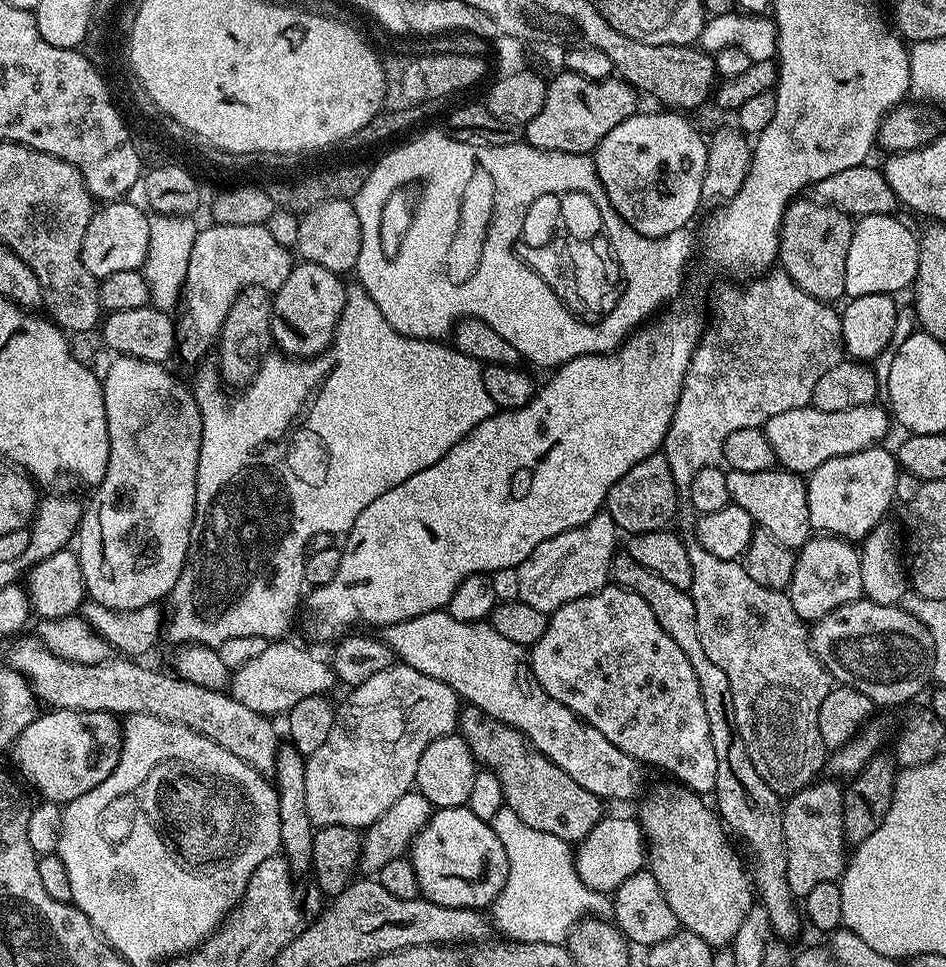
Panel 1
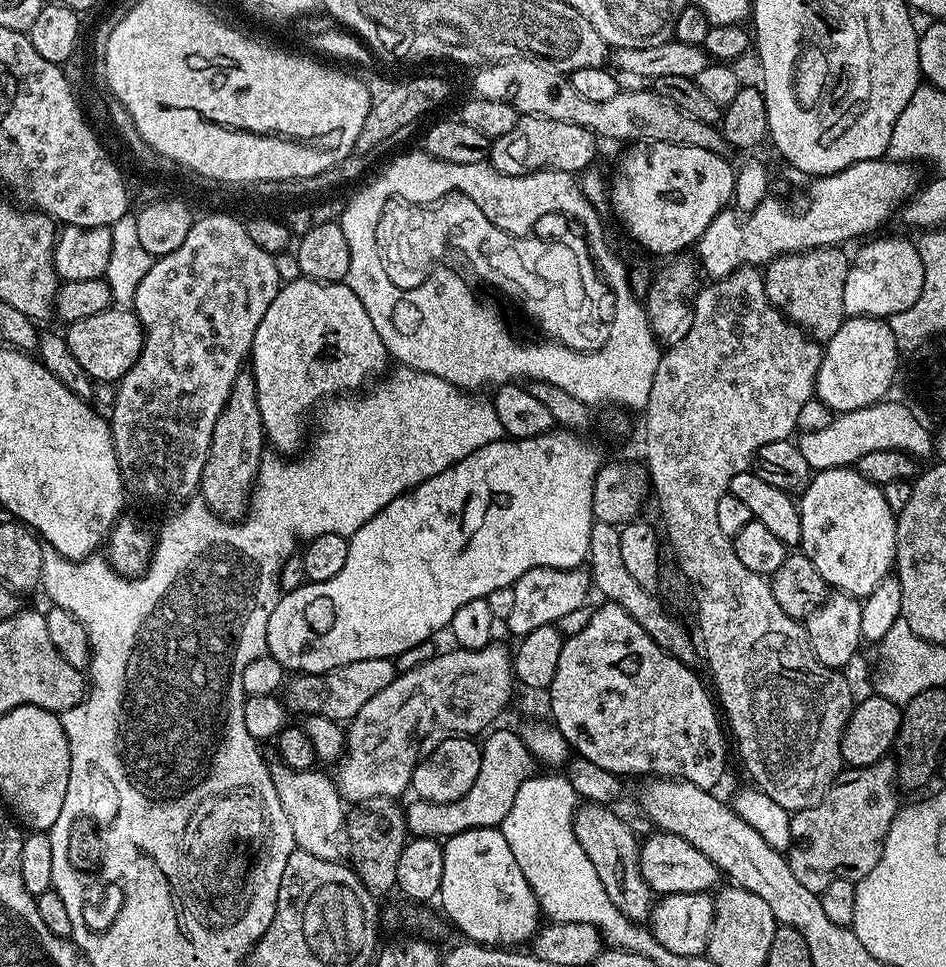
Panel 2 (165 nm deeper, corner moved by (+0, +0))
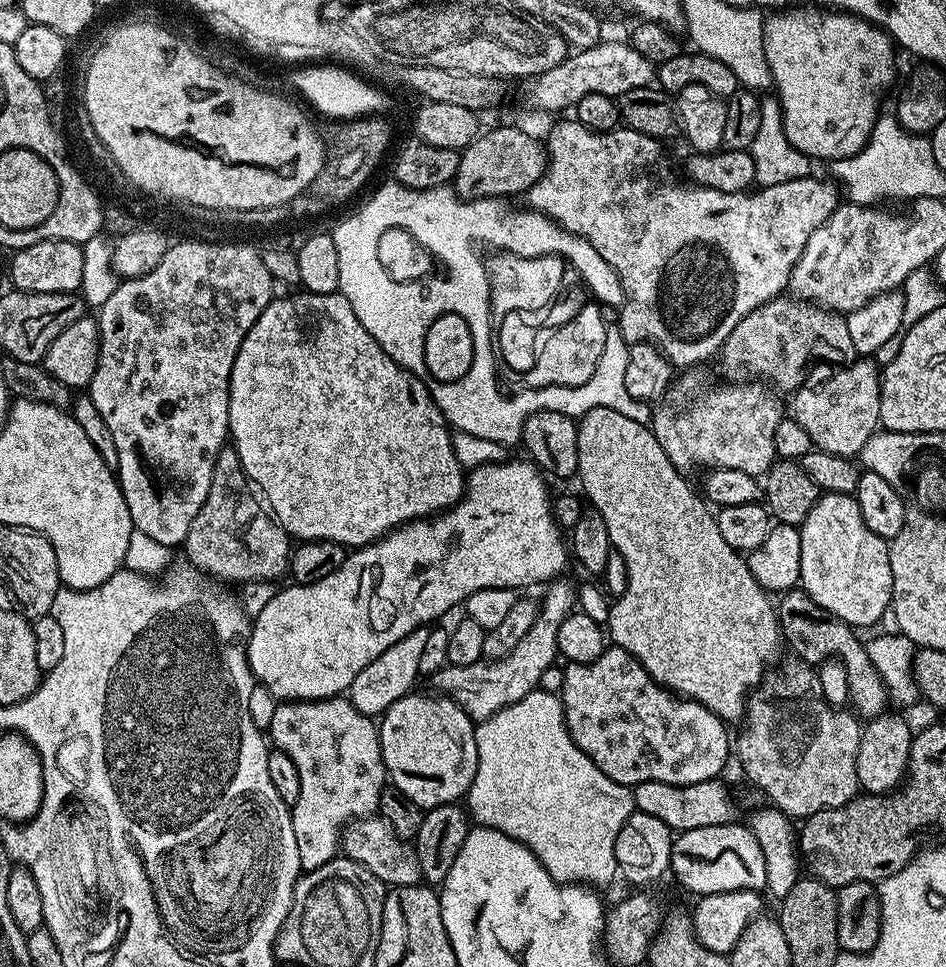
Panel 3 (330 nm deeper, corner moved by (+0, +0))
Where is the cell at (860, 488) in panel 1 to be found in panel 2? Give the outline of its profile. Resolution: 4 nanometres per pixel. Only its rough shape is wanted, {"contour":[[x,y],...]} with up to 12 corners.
{"contour":[[855,467],[799,493],[799,547],[829,589],[868,596],[897,513]]}

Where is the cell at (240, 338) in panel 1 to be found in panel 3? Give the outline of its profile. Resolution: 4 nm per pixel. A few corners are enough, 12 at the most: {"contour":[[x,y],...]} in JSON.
{"contour":[[236,449],[182,545],[225,585],[276,582],[288,533],[266,511]]}

